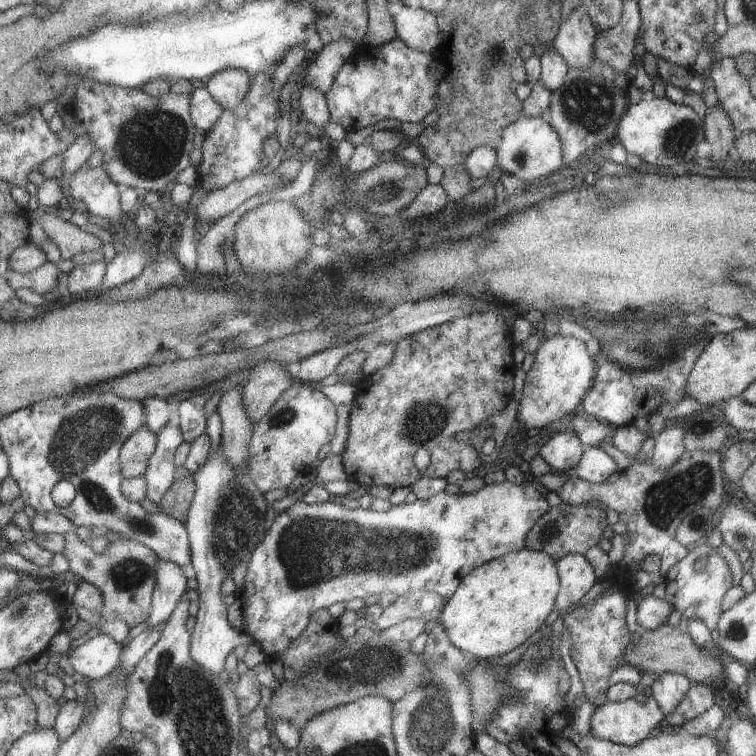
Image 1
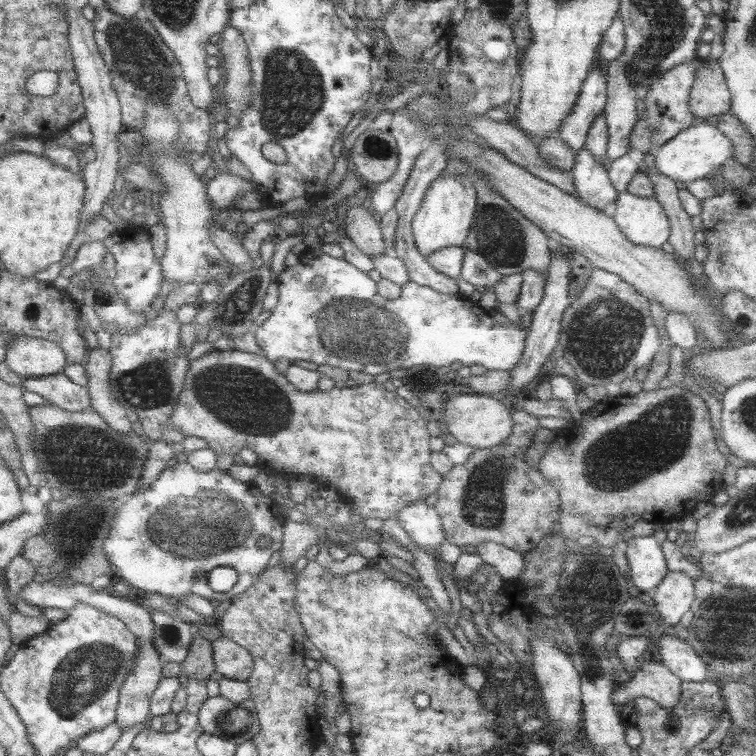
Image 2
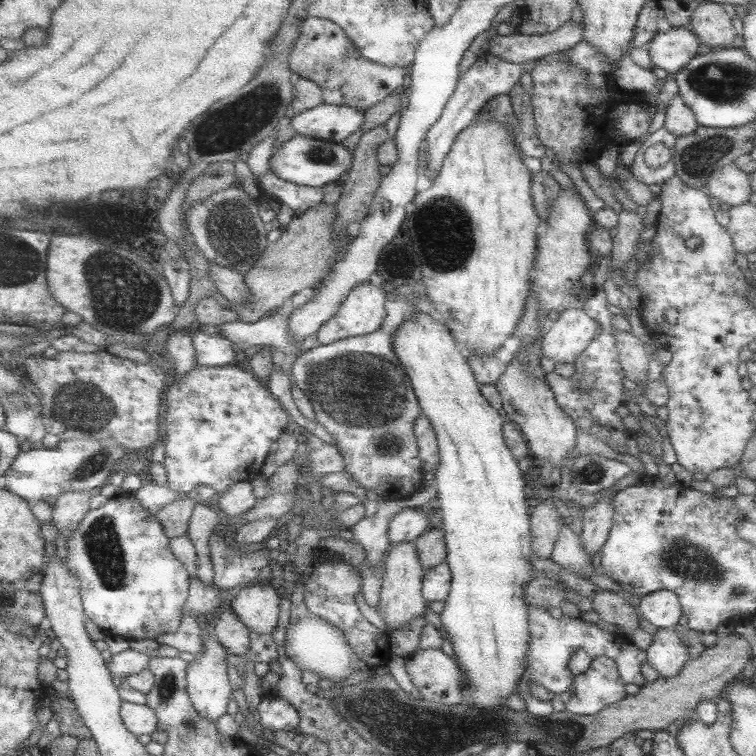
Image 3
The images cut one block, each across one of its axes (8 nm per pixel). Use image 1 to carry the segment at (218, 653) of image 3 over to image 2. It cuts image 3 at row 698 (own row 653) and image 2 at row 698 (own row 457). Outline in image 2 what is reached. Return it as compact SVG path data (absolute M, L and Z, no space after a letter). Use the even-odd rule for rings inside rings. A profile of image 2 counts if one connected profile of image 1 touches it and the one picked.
M221 694L217 698L209 698L201 712L199 722L205 734L213 734L225 740L233 738L253 738L261 732L261 722L255 712L255 702L245 700L239 706Z

